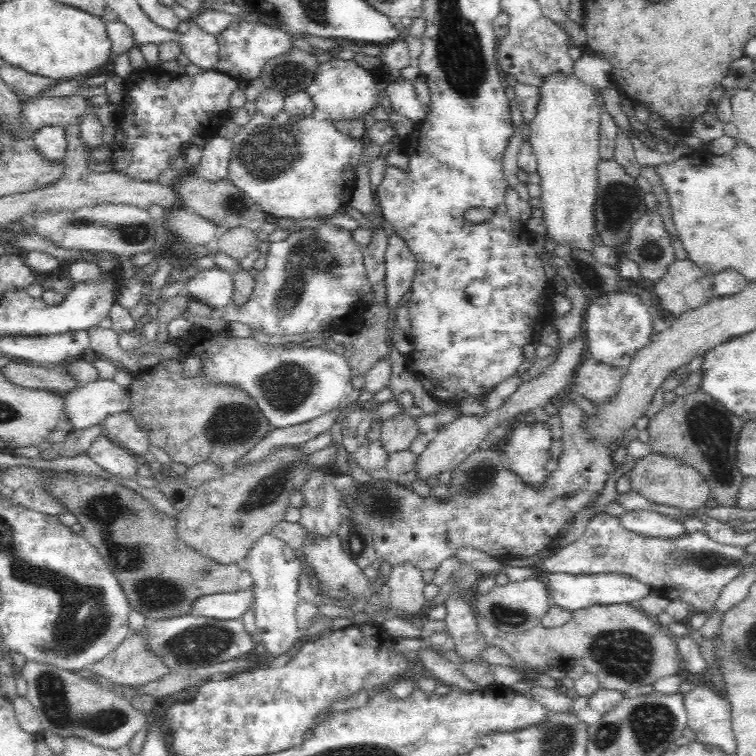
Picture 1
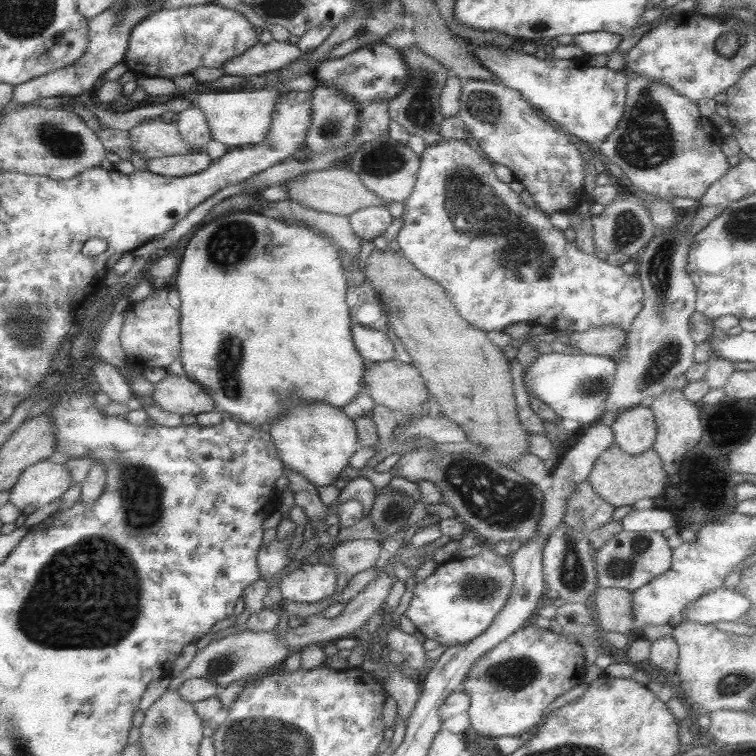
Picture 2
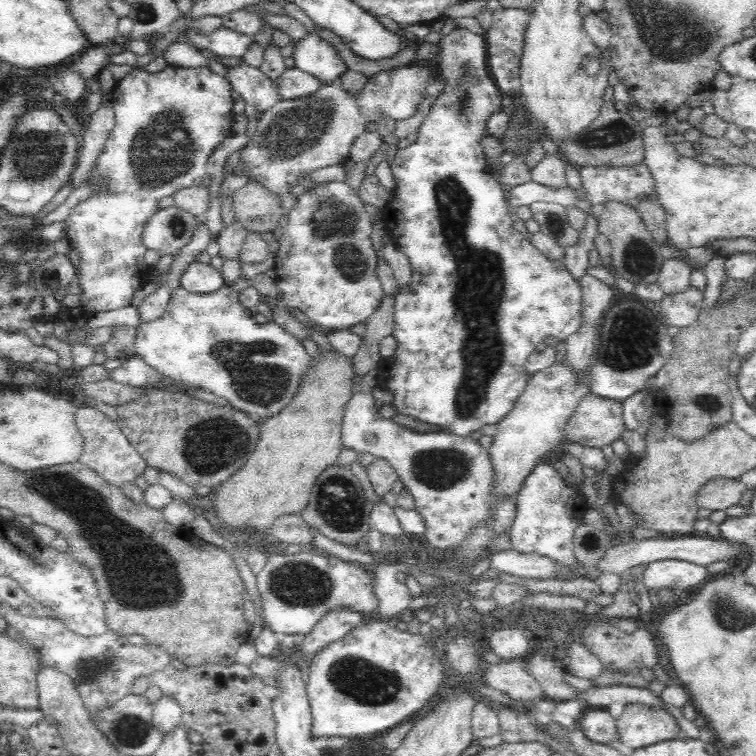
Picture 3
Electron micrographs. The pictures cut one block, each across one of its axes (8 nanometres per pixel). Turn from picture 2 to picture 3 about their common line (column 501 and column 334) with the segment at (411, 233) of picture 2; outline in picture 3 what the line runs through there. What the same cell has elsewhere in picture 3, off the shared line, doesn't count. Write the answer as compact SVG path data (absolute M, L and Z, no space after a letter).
M344 181L320 183L297 196L295 207L287 214L288 222L283 226L280 248L274 254L272 273L280 294L276 302L280 310L300 310L308 320L330 332L364 324L377 310L385 295L377 274L377 252L370 237L374 233L372 222L364 206L365 202Z

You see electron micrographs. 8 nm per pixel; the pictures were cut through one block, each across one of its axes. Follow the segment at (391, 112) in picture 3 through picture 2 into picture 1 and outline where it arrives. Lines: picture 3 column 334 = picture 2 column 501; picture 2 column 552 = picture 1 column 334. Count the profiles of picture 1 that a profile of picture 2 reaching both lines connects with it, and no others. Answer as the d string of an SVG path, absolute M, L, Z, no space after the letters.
M280 110L274 118L259 112L231 139L227 179L245 192L268 215L292 220L327 218L352 198L355 169L363 145L344 135L330 120L292 120Z

